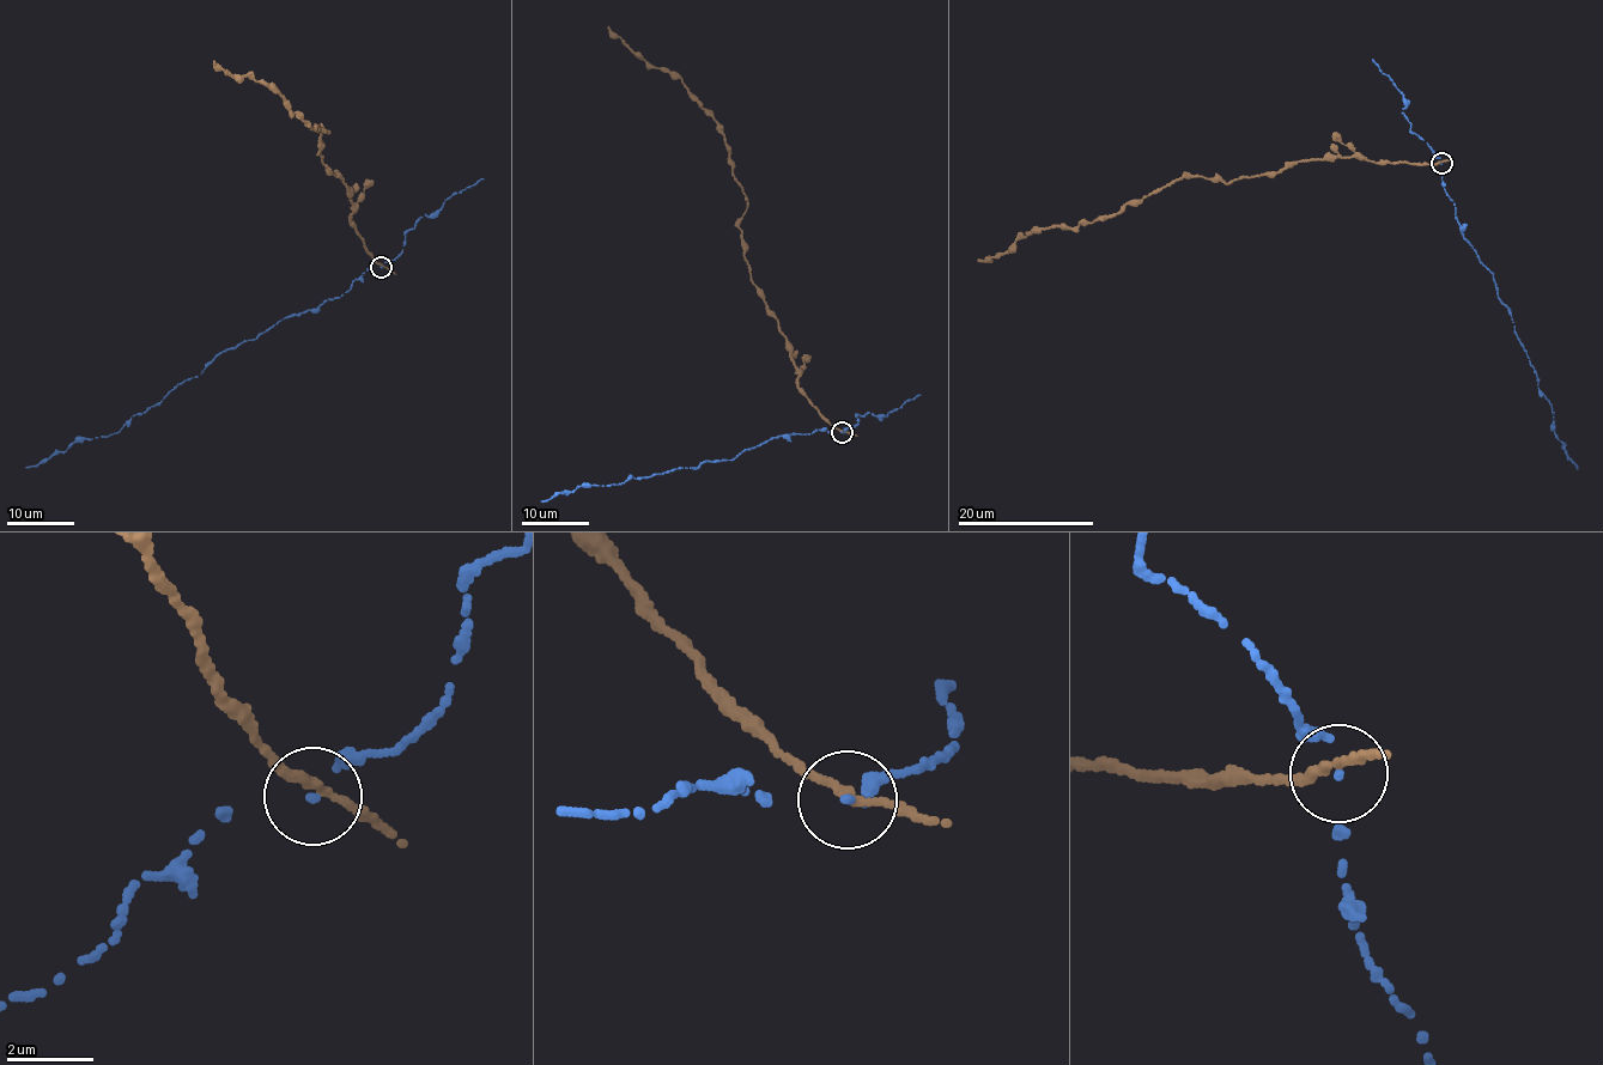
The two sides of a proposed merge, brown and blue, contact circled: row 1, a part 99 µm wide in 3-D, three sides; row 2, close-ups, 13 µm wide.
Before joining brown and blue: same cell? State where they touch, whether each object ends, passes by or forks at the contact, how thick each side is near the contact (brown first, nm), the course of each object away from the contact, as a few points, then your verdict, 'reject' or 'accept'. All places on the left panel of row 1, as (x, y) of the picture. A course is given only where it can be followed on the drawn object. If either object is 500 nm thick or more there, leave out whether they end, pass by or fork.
(381, 267) | brown passes by | blue ends | 190/110 nm | brown via (382, 266), (350, 219), (351, 190), (319, 156), (321, 127), (329, 131), (310, 128), (277, 91), (213, 61) | blue via (381, 266), (366, 269), (342, 294), (220, 352), (201, 373), (115, 433), (78, 438), (25, 467) | reject

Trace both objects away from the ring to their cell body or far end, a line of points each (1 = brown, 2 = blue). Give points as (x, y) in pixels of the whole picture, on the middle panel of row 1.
1: (843, 432), (797, 387), (790, 344), (753, 283), (739, 227), (747, 201), (722, 127), (680, 78), (608, 25)
2: (841, 432), (824, 430), (782, 434), (730, 460), (632, 476), (620, 484), (584, 485), (540, 501)

